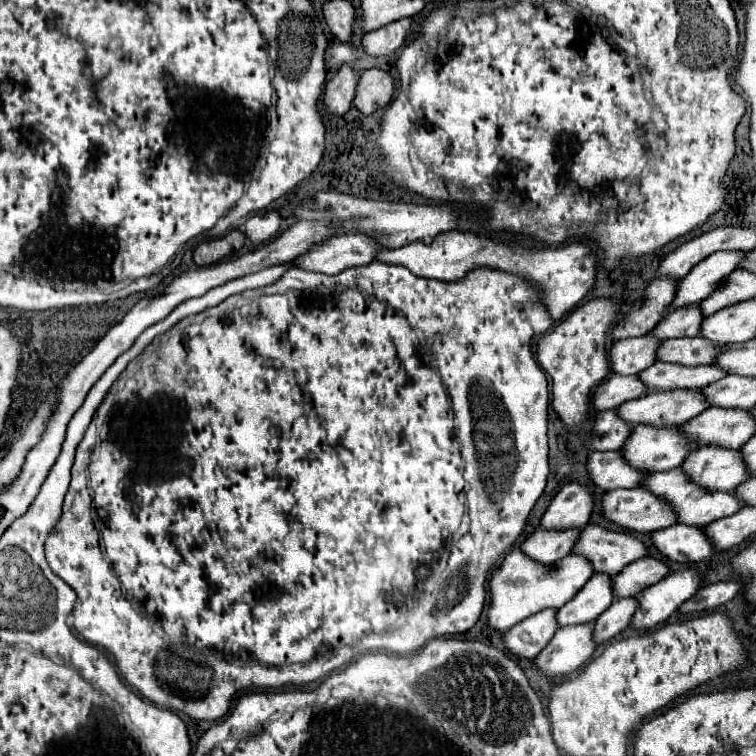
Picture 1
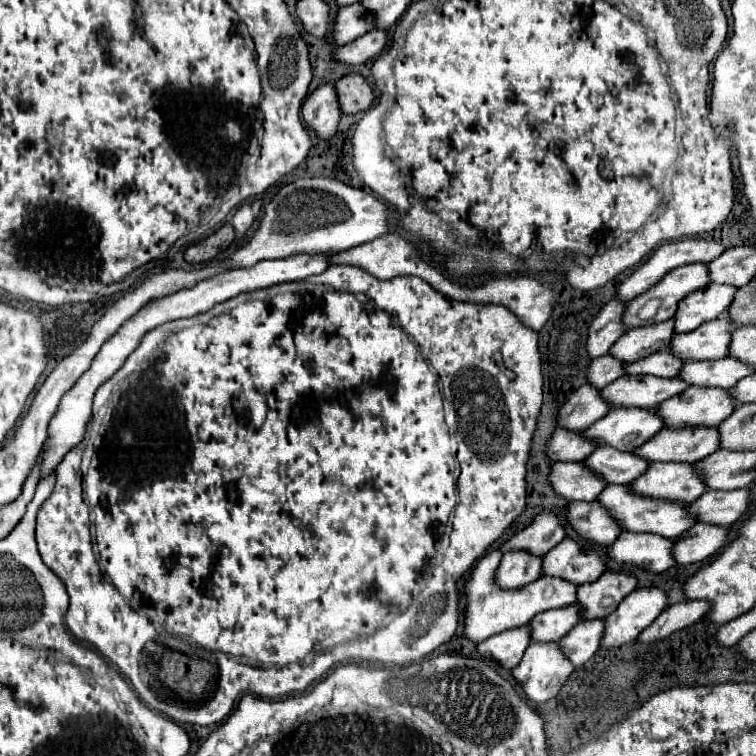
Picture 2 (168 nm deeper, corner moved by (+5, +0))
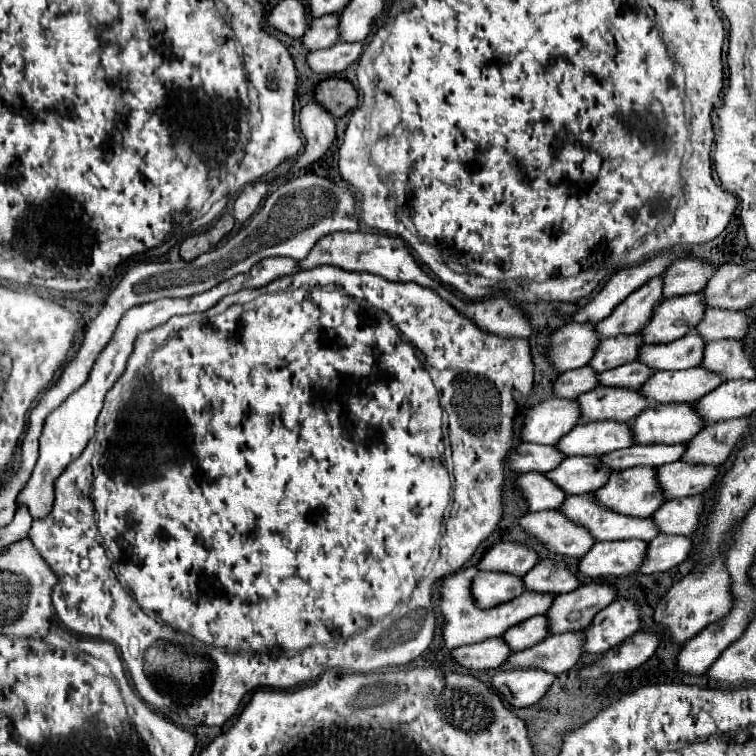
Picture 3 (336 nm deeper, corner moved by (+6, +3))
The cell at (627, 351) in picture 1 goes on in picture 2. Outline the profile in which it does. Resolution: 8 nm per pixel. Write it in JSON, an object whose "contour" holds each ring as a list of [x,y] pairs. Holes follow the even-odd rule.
{"contour":[[[602,355],[598,359],[594,359],[588,367],[588,381],[602,389],[606,385],[610,385],[614,379],[622,377],[622,367],[626,367],[620,359],[614,359],[612,355]]]}

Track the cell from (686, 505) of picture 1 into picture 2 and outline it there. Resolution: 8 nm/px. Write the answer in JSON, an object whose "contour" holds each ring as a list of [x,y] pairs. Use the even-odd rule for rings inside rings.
{"contour":[[[608,485],[602,495],[598,495],[598,501],[610,509],[610,513],[622,523],[622,527],[626,531],[636,531],[636,533],[658,533],[664,537],[674,537],[678,539],[678,535],[682,535],[682,531],[688,531],[694,525],[694,519],[690,519],[690,515],[686,515],[686,507],[690,507],[688,503],[670,503],[666,499],[650,499],[644,495],[634,495],[634,491],[630,491],[630,485]]]}

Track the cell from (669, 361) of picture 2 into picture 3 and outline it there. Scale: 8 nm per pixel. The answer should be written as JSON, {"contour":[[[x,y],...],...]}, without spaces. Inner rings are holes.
{"contour":[[[629,362],[629,364],[623,364],[619,368],[597,374],[597,380],[599,380],[599,386],[637,390],[651,374],[653,374],[653,370],[649,370],[645,364]]]}

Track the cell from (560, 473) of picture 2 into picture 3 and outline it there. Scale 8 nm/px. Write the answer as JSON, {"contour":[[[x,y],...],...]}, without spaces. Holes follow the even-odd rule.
{"contour":[[[529,472],[529,474],[519,474],[515,478],[515,488],[523,494],[527,502],[529,512],[541,512],[541,510],[555,510],[563,504],[567,498],[561,488],[557,488],[551,480],[547,480],[539,472]]]}

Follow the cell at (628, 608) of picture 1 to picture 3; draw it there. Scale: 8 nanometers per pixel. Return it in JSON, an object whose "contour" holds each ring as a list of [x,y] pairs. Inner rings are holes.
{"contour":[[[565,632],[565,634],[559,634],[559,636],[547,636],[543,642],[539,642],[533,648],[521,650],[517,654],[509,654],[509,660],[497,670],[507,670],[507,668],[543,668],[543,670],[553,672],[553,674],[563,674],[563,672],[571,670],[577,664],[581,652],[583,652],[581,650],[581,632]]]}

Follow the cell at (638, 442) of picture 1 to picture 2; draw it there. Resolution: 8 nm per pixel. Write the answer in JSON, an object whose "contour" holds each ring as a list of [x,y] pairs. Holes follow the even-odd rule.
{"contour":[[[598,447],[584,463],[608,483],[632,483],[650,467],[646,459],[638,459],[632,451],[614,451],[614,447]]]}

